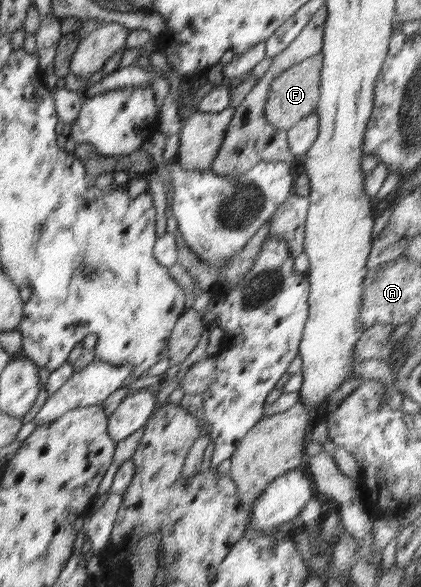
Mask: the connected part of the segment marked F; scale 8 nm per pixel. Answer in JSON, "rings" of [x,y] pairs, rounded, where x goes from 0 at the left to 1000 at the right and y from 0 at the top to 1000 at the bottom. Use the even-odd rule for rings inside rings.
{"rings":[[[760,89],[689,112],[660,131],[646,136],[644,150],[634,164],[634,175],[627,181],[634,208],[653,218],[684,223],[717,201],[746,191],[758,177],[760,119],[767,106],[767,94]]]}

